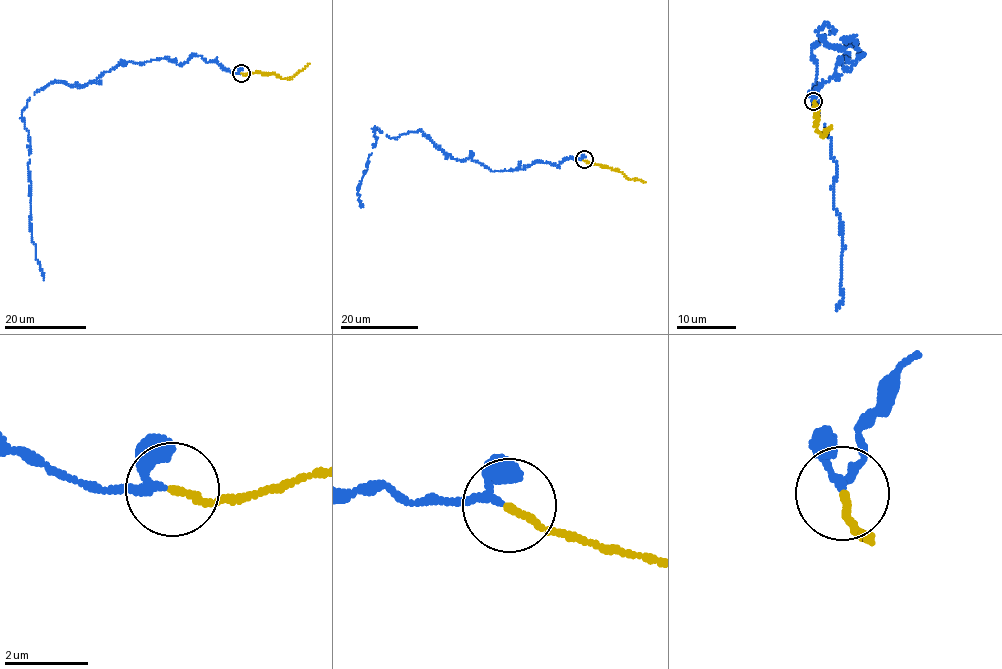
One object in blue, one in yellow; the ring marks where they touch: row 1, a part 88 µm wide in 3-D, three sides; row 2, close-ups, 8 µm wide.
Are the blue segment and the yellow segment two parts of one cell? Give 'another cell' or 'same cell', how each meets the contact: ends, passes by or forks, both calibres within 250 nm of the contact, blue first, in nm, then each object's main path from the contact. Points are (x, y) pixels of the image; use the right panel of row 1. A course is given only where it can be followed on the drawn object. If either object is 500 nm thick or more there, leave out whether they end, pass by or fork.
same cell; blue passes by; yellow ends; calibres 160 and 170 nm; course blue (813, 100), (865, 54), (825, 24), (835, 310); course yellow (813, 100), (818, 132), (824, 134), (831, 127)

